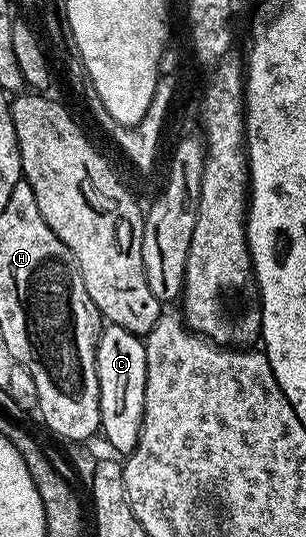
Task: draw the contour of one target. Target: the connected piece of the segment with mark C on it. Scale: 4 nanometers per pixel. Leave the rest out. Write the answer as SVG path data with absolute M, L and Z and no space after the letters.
M107 324L100 331L97 346L97 378L99 379L99 427L101 436L111 443L115 452L129 454L139 441L145 410L145 343L116 324Z

